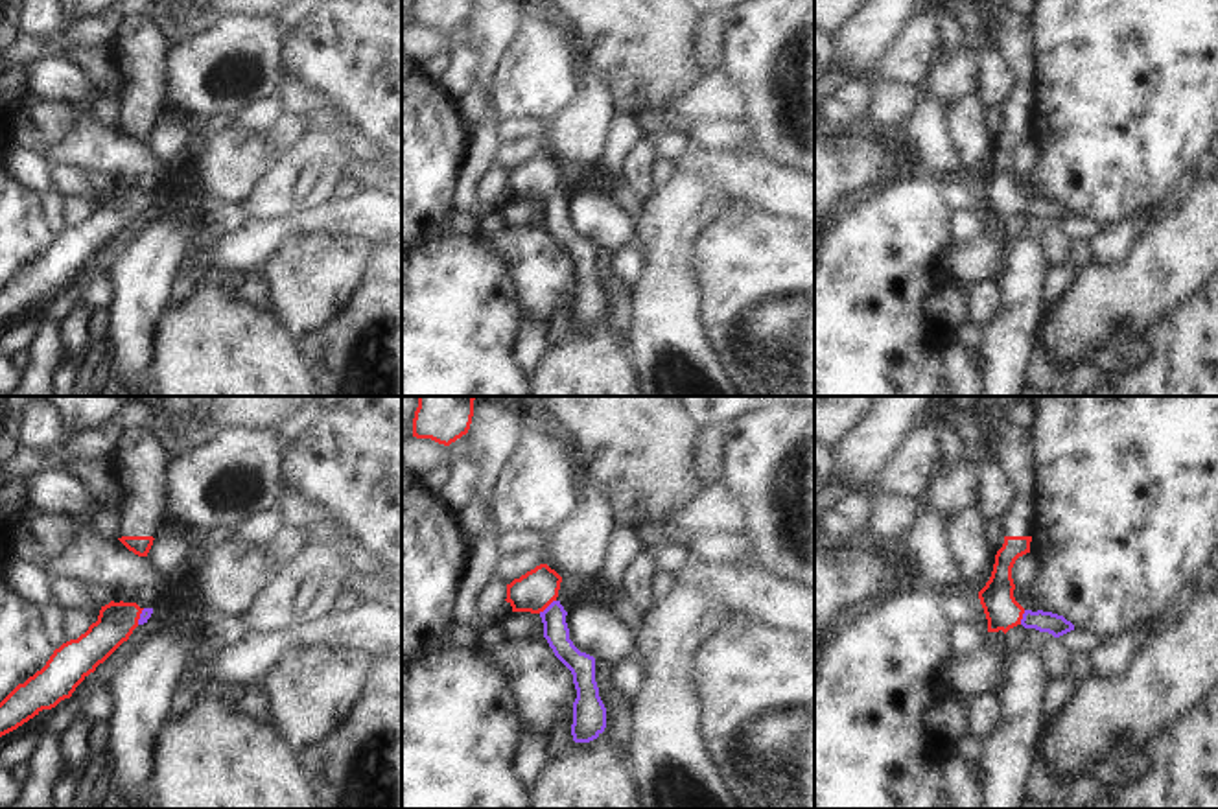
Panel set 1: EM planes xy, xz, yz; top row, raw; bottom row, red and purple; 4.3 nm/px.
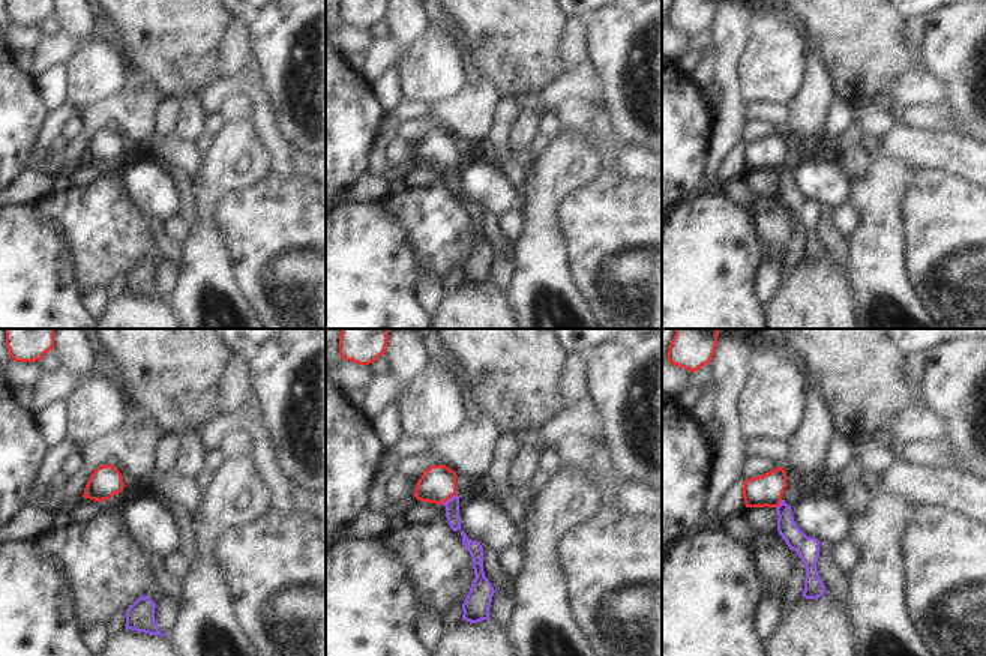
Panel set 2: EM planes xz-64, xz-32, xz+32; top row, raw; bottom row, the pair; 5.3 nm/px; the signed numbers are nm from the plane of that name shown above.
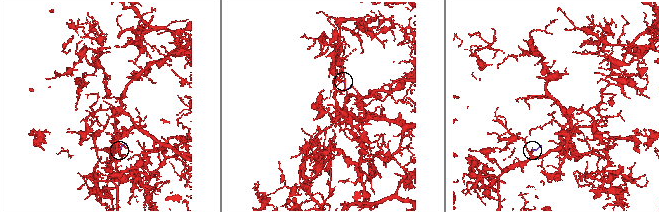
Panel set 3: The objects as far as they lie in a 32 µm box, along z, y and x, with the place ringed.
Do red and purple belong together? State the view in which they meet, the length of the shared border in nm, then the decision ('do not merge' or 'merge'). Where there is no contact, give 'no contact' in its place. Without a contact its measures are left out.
meets red in xz; contact 100 nm long; merge

